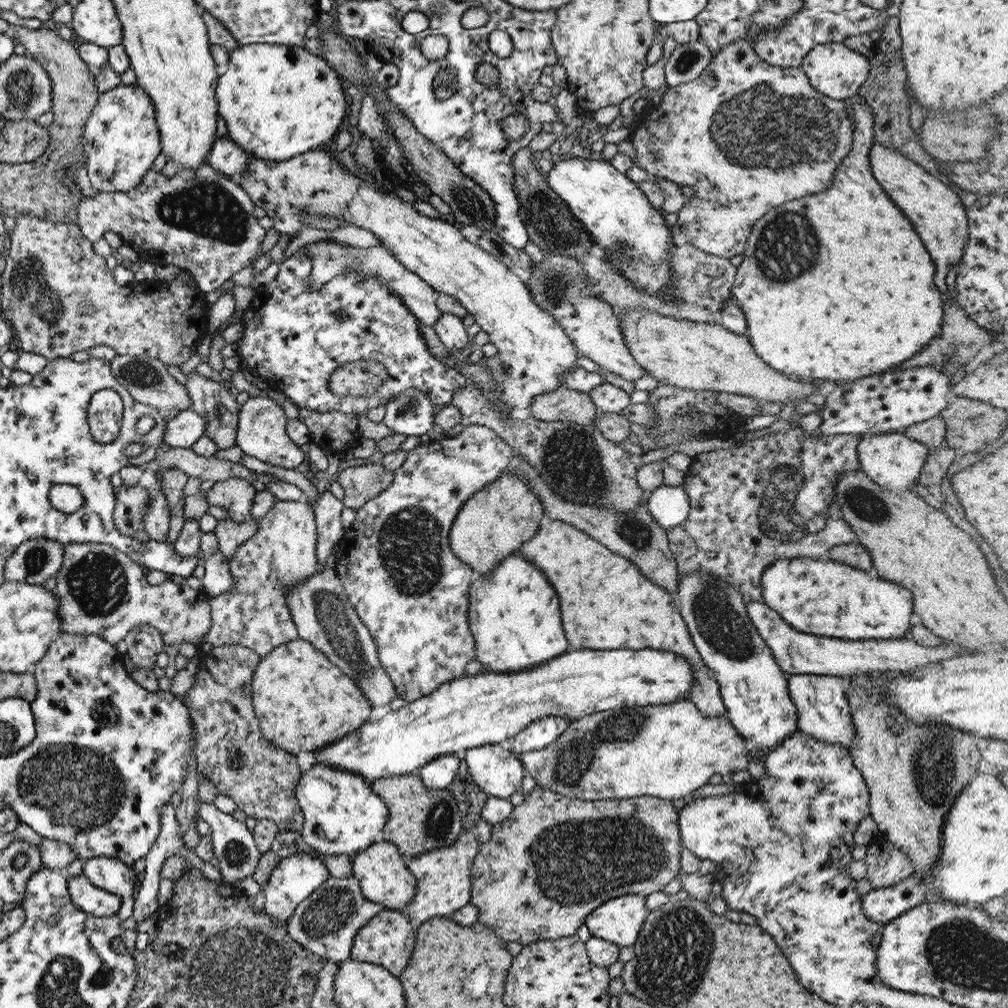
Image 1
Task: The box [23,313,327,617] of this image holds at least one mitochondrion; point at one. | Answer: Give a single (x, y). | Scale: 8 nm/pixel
(142, 375)

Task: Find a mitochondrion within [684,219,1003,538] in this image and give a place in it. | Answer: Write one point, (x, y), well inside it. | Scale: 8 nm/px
(862, 501)

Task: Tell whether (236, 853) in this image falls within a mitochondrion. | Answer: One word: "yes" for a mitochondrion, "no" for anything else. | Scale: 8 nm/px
yes

